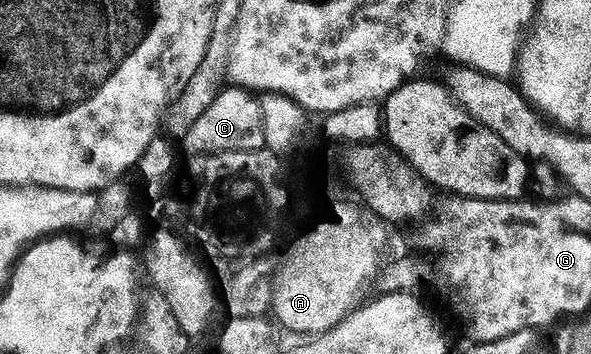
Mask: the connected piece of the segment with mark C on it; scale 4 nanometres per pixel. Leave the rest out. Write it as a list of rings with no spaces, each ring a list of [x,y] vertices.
[[[240,88],[222,89],[221,95],[191,124],[183,139],[185,150],[193,156],[221,152],[243,152],[266,149],[264,138],[263,108],[256,93]]]

